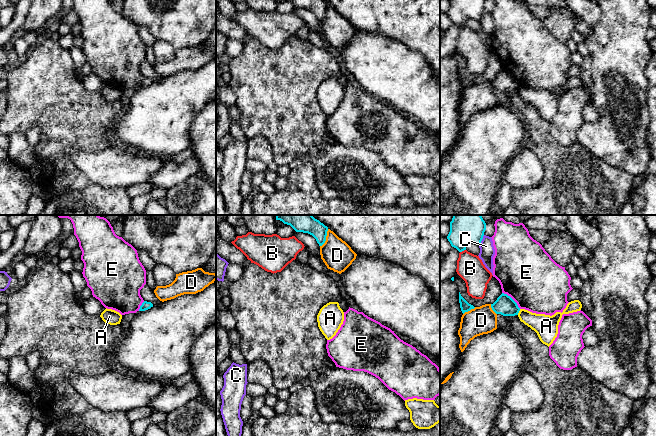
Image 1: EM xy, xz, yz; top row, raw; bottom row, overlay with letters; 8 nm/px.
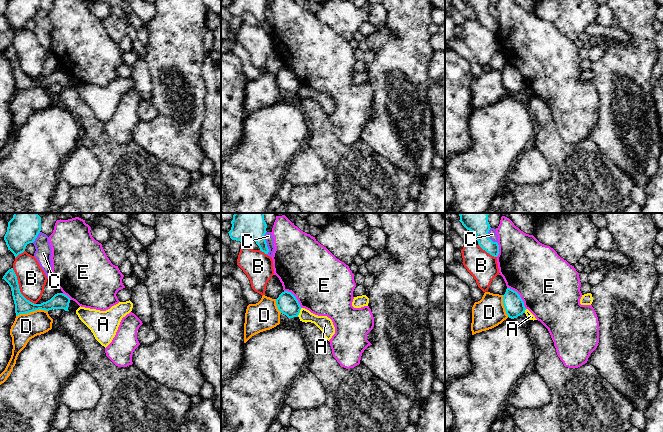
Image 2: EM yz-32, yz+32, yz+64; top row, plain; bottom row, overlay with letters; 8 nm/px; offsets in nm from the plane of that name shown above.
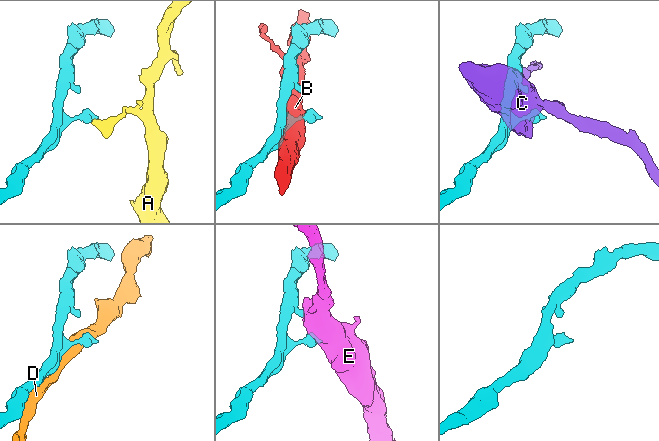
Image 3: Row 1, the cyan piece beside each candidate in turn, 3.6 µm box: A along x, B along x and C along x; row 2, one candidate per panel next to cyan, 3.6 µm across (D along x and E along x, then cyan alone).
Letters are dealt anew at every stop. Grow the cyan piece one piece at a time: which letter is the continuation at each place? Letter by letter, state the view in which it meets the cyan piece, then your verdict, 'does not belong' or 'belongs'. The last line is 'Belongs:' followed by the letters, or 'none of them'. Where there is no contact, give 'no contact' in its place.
A: meets cyan in yz; does not belong
B: meets cyan in yz; does not belong
C: meets cyan in yz; does not belong
D: meets cyan in xz; does not belong
E: meets cyan in yz; does not belong
Belongs: none of them

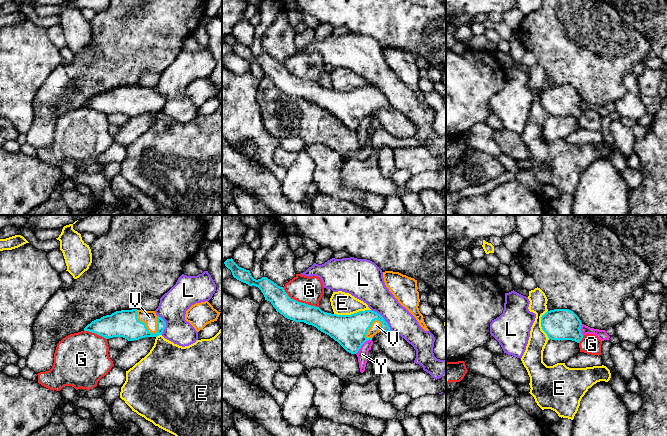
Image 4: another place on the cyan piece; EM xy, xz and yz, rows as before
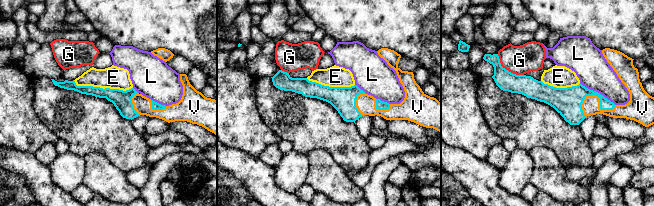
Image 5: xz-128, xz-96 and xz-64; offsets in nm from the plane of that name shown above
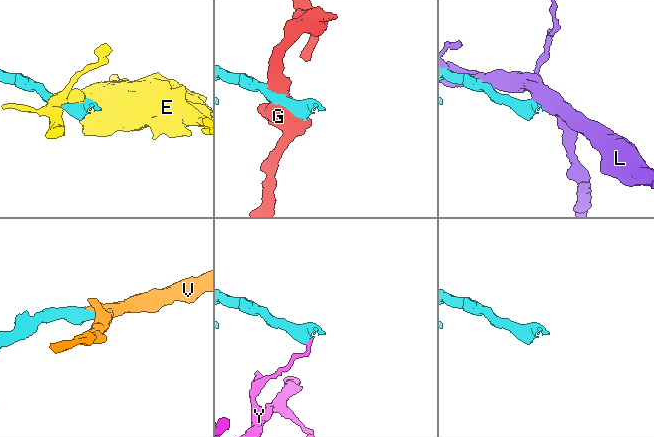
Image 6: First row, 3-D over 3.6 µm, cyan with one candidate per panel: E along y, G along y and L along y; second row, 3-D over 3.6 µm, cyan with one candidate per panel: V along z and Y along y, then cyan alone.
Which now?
E: meets cyan in xz; does not belong
G: meets cyan in xz; does not belong
L: meets cyan in xz; does not belong
V: meets cyan in xy; belongs
Y: meets cyan in xz; does not belong
Belongs: V

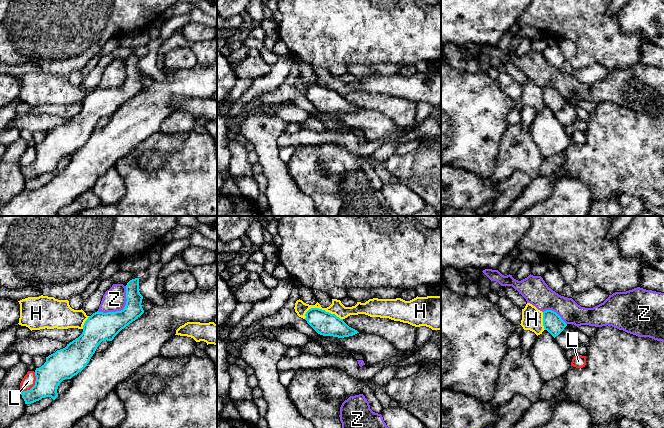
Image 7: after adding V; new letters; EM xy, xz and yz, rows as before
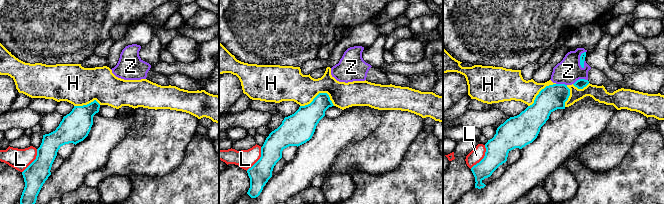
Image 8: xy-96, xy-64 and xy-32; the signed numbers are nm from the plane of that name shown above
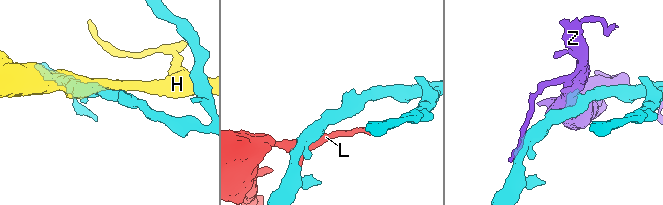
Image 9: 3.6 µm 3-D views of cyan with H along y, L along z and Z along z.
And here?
H: meets cyan in xz; does not belong
L: meets cyan in xy; does not belong
Z: meets cyan in xy; does not belong
Belongs: none of them

